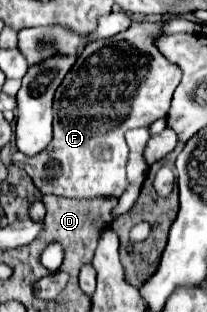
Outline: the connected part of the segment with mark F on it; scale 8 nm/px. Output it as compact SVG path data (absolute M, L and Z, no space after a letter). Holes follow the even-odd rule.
M133 22L125 32L119 32L119 34L115 34L113 38L95 38L95 40L91 40L85 48L83 48L83 52L79 54L79 58L77 58L77 62L75 62L75 66L73 66L73 70L69 70L69 74L65 76L65 80L61 82L61 86L57 88L57 94L55 94L55 102L53 102L53 108L55 108L55 122L53 122L53 140L47 144L47 148L41 152L41 154L37 154L37 166L33 168L33 172L31 172L31 178L35 178L35 184L39 186L39 190L41 190L41 194L55 194L55 196L67 196L67 198L121 198L123 196L123 192L127 190L127 174L125 174L125 162L127 162L127 154L129 154L129 146L127 146L127 142L125 142L125 132L127 130L131 130L131 128L141 128L141 126L145 126L145 128L149 128L157 118L165 118L167 116L167 112L169 112L169 106L171 106L171 98L173 98L173 92L175 92L175 88L177 88L177 84L179 84L179 80L181 80L181 70L175 66L175 64L171 64L161 52L159 52L159 48L155 46L155 38L151 38L151 34L153 34L153 22ZM123 62L125 64L133 64L133 66L141 66L141 74L139 76L135 76L133 72L131 72L131 68L129 70L125 70L125 66L123 66ZM137 78L137 82L135 82L135 86L133 86L133 90L131 90L131 86L129 86L129 82L131 80L135 80ZM123 84L125 84L125 88L129 86L129 96L125 94L123 96Z

